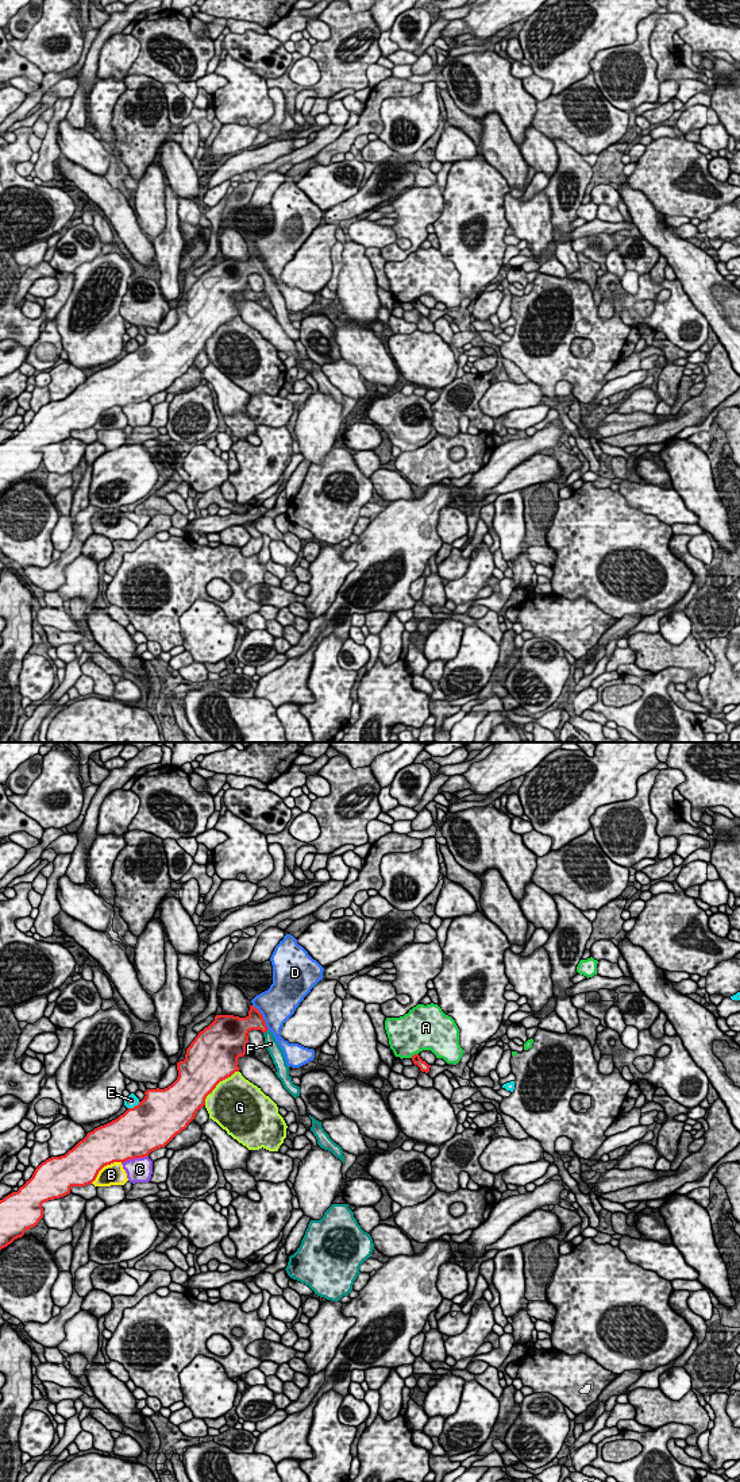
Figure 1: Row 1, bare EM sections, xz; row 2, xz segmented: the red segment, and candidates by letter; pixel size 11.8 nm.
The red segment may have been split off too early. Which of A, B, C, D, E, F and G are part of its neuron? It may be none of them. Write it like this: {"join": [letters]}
{"join": ["F"]}

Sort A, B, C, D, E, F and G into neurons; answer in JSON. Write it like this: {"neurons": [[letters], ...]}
{"neurons": [["A"], ["B"], ["C"], ["D"], ["E"], ["F"], ["G"]]}

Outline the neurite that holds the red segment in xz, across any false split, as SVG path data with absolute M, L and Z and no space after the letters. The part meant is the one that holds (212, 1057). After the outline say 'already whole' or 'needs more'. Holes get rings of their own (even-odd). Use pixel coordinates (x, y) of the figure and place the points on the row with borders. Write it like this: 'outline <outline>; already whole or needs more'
outline M250 1006L246 1018L216 1015L215 1020L200 1031L186 1049L185 1060L177 1062L178 1077L171 1085L165 1089L147 1089L144 1099L138 1105L128 1108L117 1119L88 1132L65 1155L51 1157L42 1162L18 1192L12 1192L0 1200L0 1250L22 1238L27 1230L39 1223L43 1217L43 1203L69 1195L73 1186L92 1184L99 1172L107 1165L149 1157L151 1151L165 1147L177 1134L185 1130L197 1111L205 1105L207 1096L212 1093L216 1085L239 1072L238 1058L246 1054L246 1046L250 1045L247 1034L251 1030L263 1033L265 1047L275 1065L275 1074L284 1088L294 1099L300 1096L300 1087L294 1085L289 1076L284 1051L267 1028L258 1008Z; needs more

